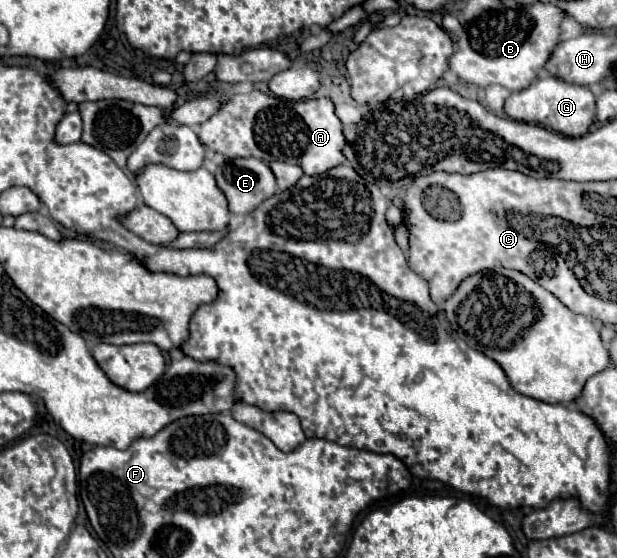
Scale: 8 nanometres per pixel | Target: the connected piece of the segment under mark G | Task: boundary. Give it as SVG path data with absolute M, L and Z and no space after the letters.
M554 75L540 77L528 89L512 93L504 103L504 111L508 117L524 123L536 123L568 137L580 137L588 133L588 127L594 121L594 109L596 109L596 99L588 87L566 83Z

